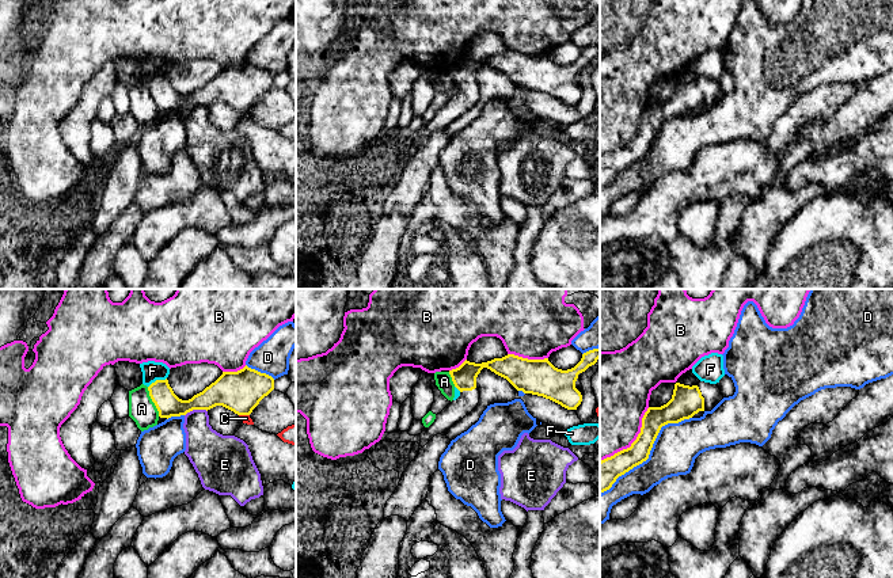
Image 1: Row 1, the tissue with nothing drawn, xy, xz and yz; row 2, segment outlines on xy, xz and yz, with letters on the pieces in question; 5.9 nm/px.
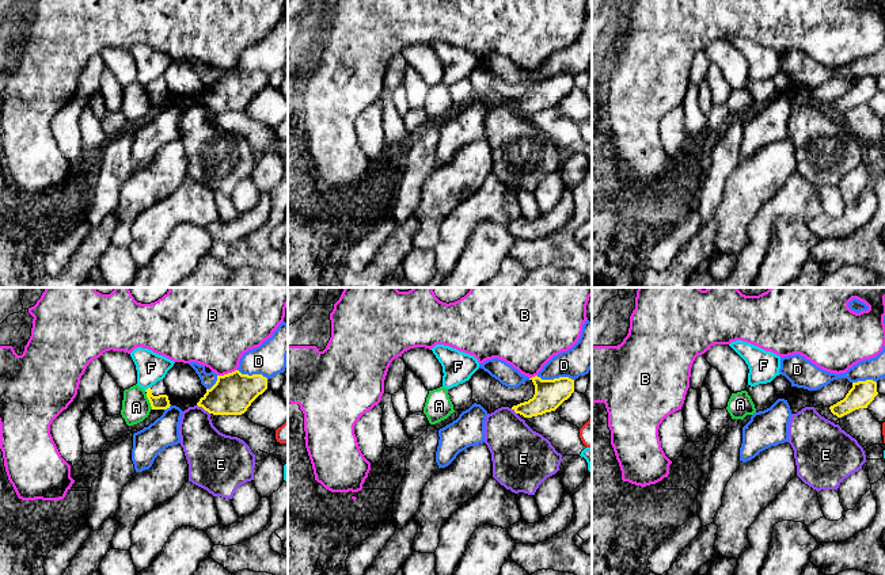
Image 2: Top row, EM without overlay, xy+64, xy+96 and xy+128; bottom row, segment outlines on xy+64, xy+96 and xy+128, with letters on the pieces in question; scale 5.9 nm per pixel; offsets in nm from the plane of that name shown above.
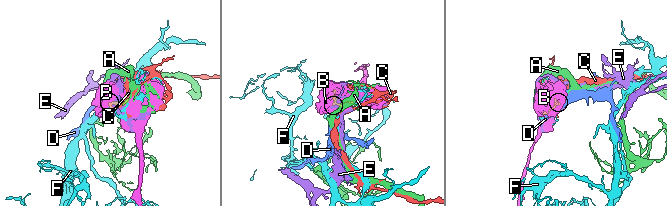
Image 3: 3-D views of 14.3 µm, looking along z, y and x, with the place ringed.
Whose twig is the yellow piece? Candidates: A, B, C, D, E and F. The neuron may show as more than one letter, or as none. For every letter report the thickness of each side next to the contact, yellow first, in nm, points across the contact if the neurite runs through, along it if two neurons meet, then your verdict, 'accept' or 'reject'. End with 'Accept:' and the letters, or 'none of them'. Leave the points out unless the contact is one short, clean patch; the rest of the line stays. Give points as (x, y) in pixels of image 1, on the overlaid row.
A: 150 nm thick on the yellow side, 160 nm on the other; border along xy (147, 387), (159, 415); reject
B: 150 nm thick on the yellow side, 480 nm on the other; reject
C: 240 nm thick on the yellow side, 50 nm on the other; reject
D: 140 nm thick on the yellow side, 260 nm on the other; reject
E: 220 nm thick on the yellow side, 240 nm on the other; reject
F: 150 nm thick on the yellow side, 120 nm on the other; reject
Accept: none of them

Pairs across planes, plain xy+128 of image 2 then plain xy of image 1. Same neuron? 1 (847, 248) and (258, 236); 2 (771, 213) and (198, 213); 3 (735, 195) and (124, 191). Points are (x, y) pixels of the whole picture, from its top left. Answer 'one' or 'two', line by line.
1: two
2: one
3: two

